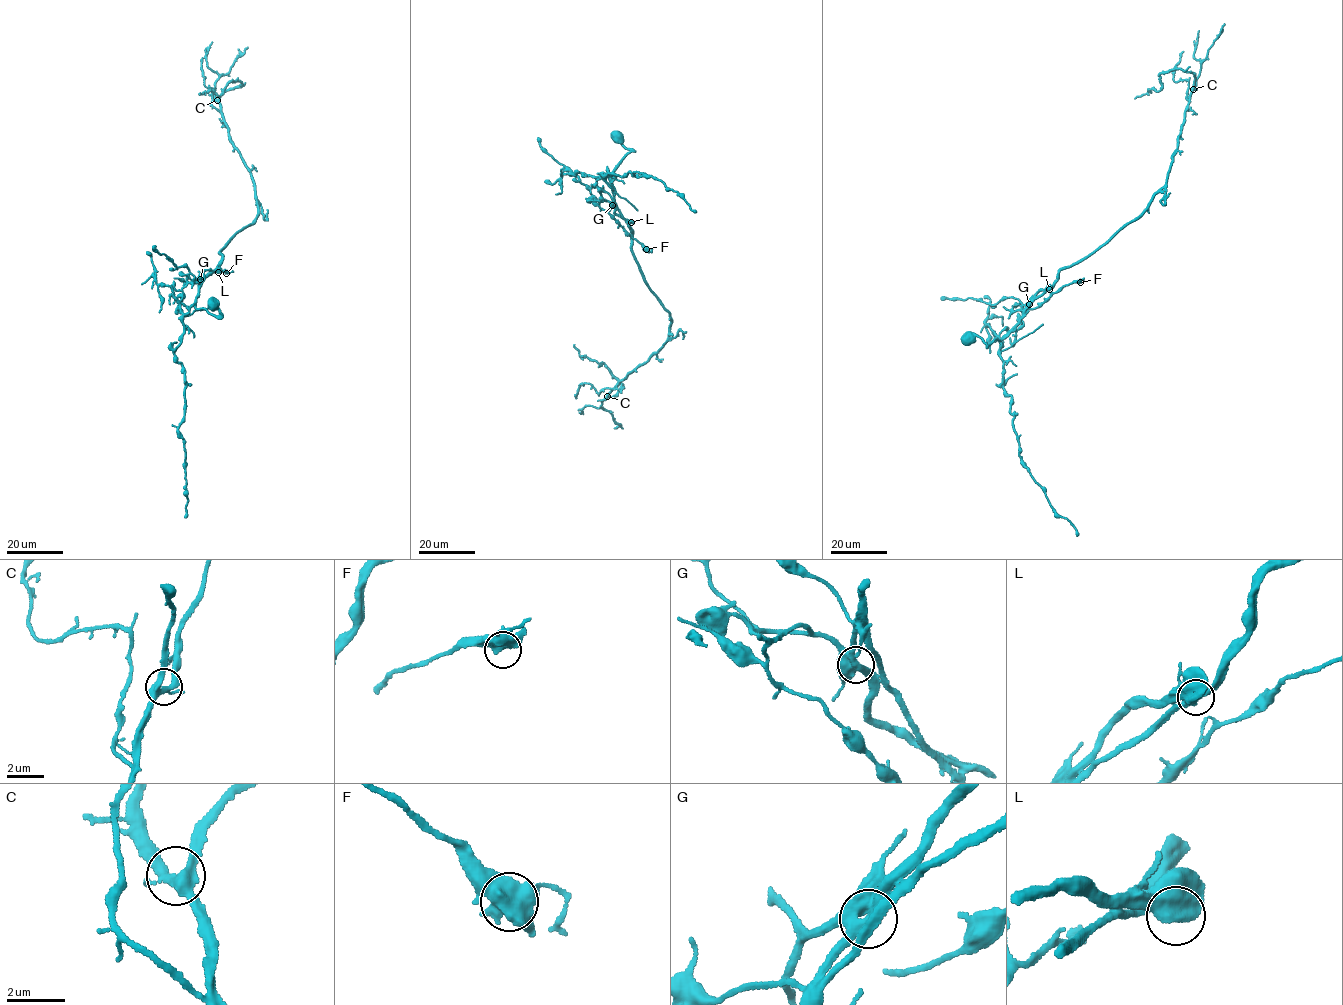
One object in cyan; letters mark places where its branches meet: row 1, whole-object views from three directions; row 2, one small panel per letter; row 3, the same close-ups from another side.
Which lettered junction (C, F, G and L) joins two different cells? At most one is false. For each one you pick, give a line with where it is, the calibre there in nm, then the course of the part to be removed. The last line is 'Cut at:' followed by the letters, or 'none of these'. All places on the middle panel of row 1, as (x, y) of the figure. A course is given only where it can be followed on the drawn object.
Cut at: none of these

